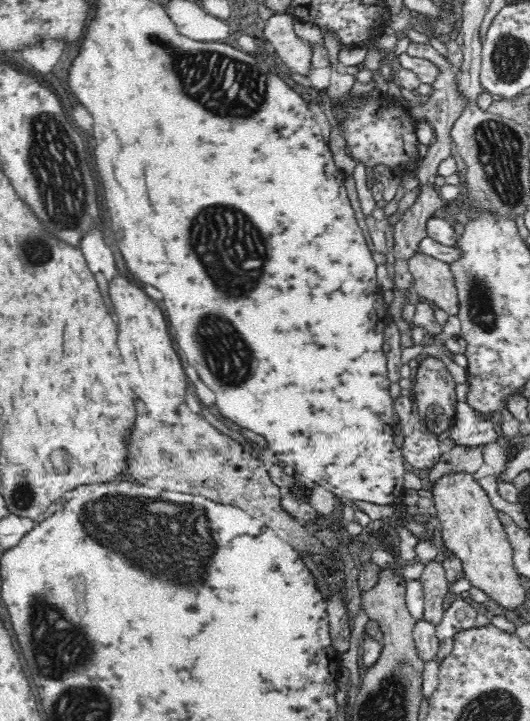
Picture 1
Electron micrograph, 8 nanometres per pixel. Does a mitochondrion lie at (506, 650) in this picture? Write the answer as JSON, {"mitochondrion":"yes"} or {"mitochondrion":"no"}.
{"mitochondrion":"no"}

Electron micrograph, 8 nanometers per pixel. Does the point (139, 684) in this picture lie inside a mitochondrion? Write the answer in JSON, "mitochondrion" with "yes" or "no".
{"mitochondrion":"no"}

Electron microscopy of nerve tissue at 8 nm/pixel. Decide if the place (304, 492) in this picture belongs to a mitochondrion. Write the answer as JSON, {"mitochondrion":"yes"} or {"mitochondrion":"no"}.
{"mitochondrion":"no"}

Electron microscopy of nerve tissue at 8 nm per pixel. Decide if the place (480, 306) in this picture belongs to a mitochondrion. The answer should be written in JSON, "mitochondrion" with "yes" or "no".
{"mitochondrion":"yes"}

